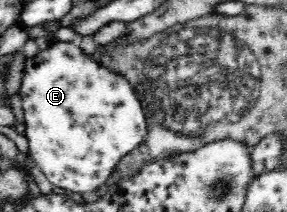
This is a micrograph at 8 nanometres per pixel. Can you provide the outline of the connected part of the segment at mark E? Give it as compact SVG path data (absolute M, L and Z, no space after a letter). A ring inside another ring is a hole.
M77 41L51 43L45 51L28 57L23 71L18 92L24 110L24 136L32 159L52 185L80 195L97 192L110 179L122 157L146 139L148 123L135 87L122 73L110 71L84 53Z

